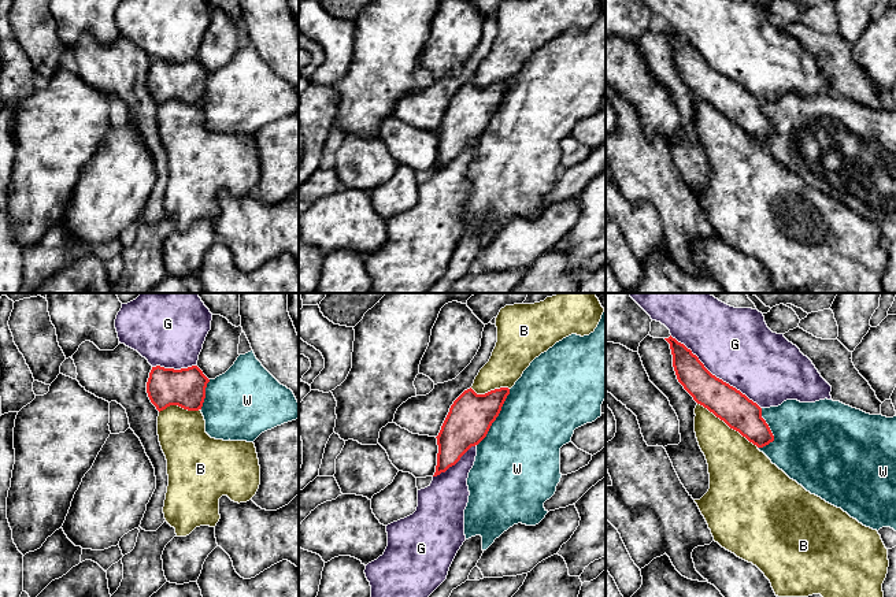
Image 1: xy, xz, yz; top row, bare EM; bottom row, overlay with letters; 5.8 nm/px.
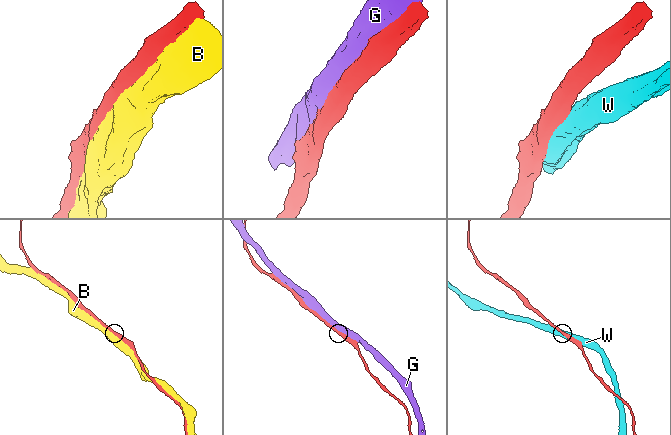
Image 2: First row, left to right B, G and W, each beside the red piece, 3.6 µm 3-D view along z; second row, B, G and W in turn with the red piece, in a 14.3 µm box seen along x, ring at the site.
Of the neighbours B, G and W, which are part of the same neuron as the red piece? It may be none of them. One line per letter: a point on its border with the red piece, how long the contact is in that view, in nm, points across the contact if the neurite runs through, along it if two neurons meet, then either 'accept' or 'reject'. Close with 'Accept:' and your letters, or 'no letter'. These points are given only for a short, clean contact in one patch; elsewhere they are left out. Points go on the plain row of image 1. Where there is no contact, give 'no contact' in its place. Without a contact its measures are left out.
B: meets red in yz at (728, 118); contact 440 nm long; accept
G: meets red in yz at (714, 69); contact 700 nm long; reject
W: meets red in xz at (496, 110); contact 380 nm long; reject
Accept: B

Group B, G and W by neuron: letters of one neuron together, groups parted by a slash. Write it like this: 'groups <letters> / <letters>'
groups B / G / W

